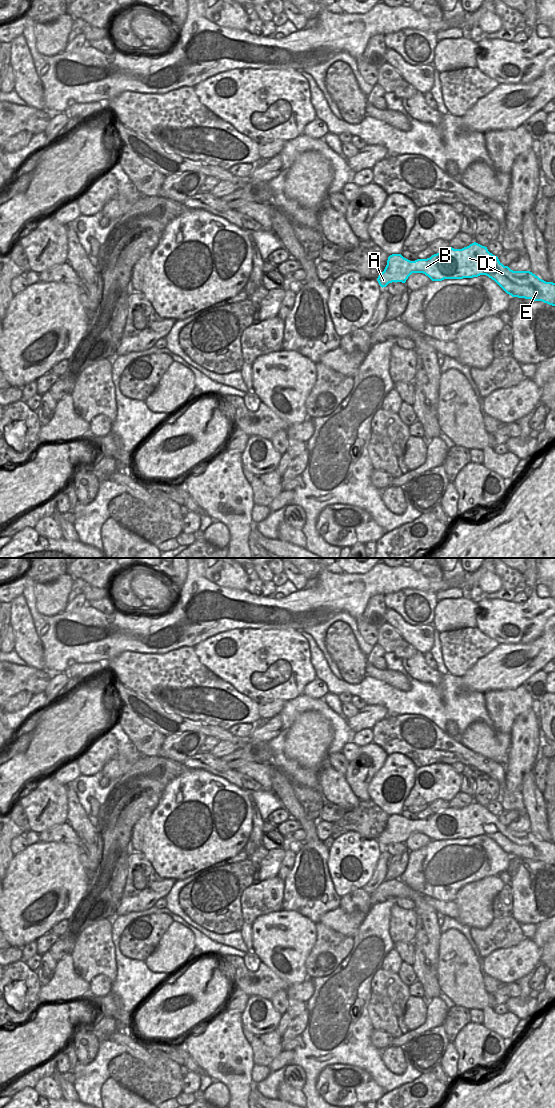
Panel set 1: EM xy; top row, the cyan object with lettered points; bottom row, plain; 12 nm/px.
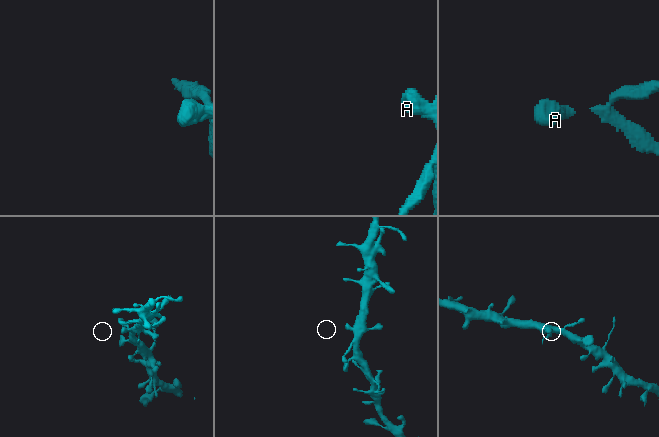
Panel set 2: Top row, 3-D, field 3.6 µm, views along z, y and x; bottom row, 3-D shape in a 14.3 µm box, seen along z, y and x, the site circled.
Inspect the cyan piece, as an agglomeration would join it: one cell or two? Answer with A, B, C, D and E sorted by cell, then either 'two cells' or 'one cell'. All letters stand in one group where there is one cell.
A B C D E; one cell

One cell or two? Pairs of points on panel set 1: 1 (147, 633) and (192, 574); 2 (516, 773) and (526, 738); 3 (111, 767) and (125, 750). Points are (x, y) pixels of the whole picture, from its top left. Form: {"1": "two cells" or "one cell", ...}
{"1": "one cell", "2": "one cell", "3": "one cell"}

